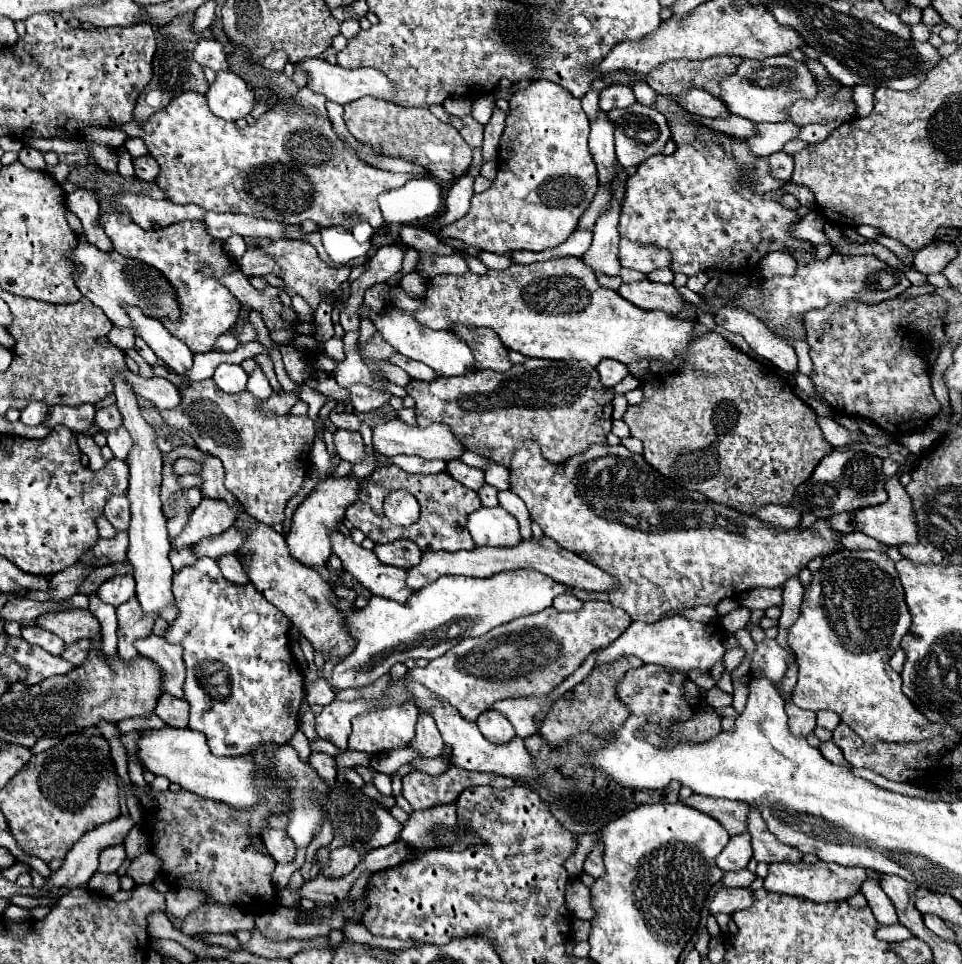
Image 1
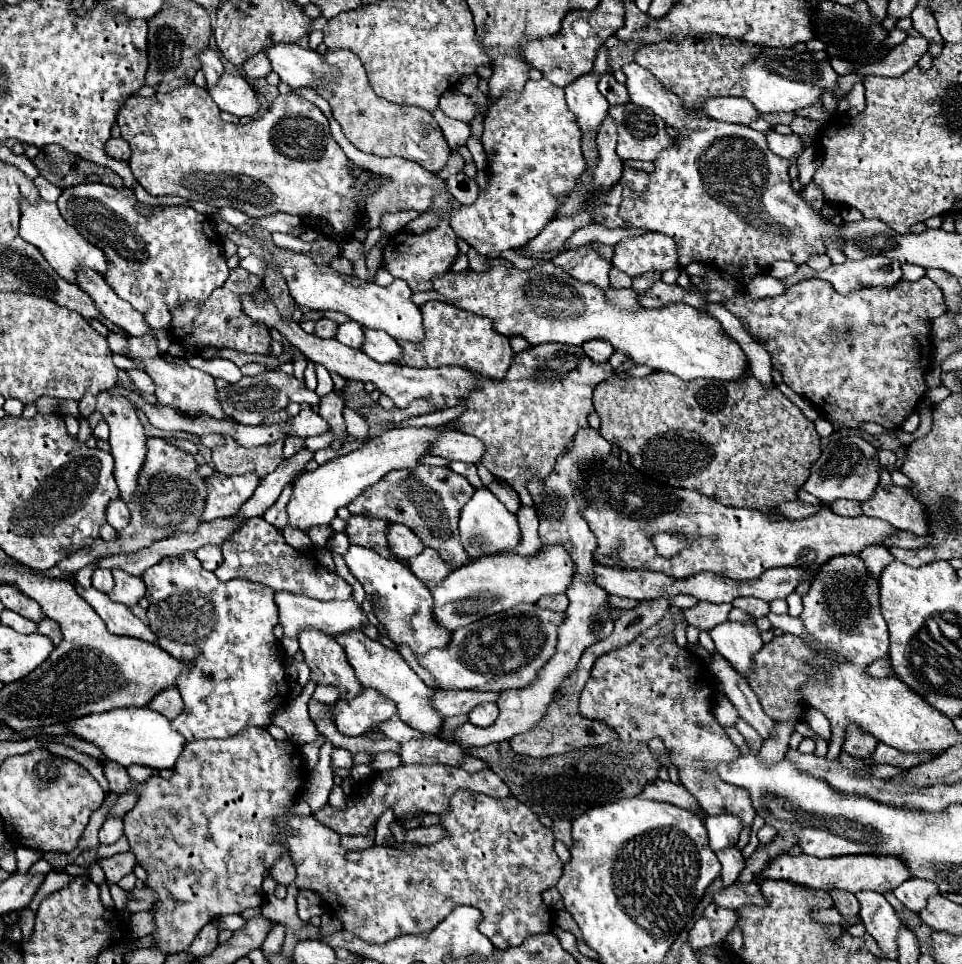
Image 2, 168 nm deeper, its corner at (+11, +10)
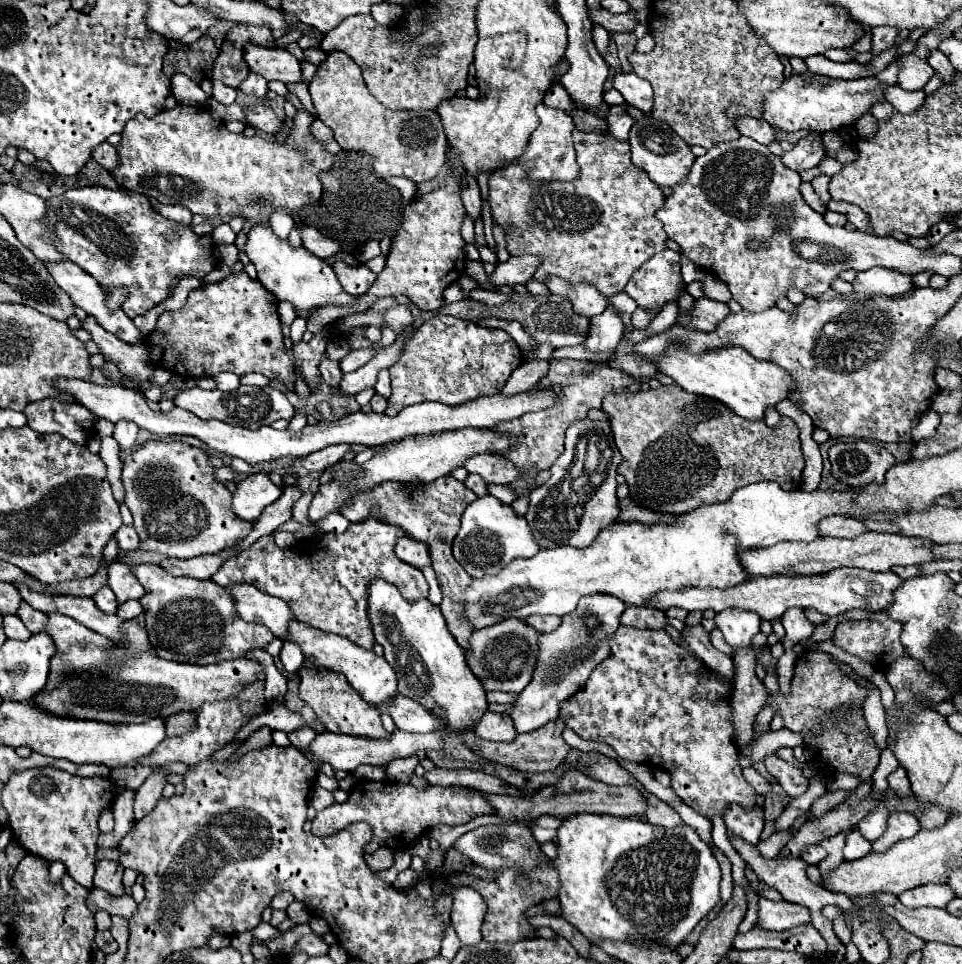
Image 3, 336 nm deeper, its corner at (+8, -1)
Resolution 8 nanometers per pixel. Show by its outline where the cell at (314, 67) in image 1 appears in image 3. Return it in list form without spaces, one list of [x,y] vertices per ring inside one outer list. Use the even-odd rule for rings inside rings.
[[[248,42],[244,48],[244,60],[250,72],[262,74],[266,80],[280,80],[284,84],[302,80],[298,60],[282,48],[266,48]]]

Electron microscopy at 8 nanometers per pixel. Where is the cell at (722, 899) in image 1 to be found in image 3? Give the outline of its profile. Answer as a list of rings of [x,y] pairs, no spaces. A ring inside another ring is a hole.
[[[760,898],[758,902],[758,918],[760,928],[764,930],[790,930],[802,924],[810,924],[810,912],[808,908],[800,904],[792,904],[786,900],[772,902],[766,898]]]

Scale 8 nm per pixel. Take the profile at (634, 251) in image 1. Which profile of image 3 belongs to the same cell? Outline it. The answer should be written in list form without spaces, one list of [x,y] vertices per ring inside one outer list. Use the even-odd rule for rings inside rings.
[[[664,250],[644,262],[626,284],[626,294],[646,312],[660,312],[664,304],[678,300],[686,290],[680,274],[680,254]]]

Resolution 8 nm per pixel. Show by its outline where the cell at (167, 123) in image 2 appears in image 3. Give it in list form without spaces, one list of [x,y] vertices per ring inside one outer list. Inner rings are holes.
[[[178,104],[176,108],[164,110],[154,118],[138,114],[132,120],[128,120],[122,132],[122,140],[116,146],[118,168],[112,170],[112,176],[114,180],[118,180],[120,188],[140,192],[164,204],[180,204],[188,208],[192,214],[224,216],[228,212],[240,212],[246,220],[254,220],[260,224],[268,222],[270,214],[280,206],[294,216],[296,210],[300,210],[302,206],[320,200],[322,184],[318,180],[318,174],[330,170],[334,160],[334,156],[326,152],[324,146],[310,134],[312,120],[312,114],[300,110],[294,116],[294,124],[286,140],[268,142],[260,136],[246,138],[244,134],[228,132],[226,126],[222,122],[216,122],[208,110],[202,110],[202,106]]]

